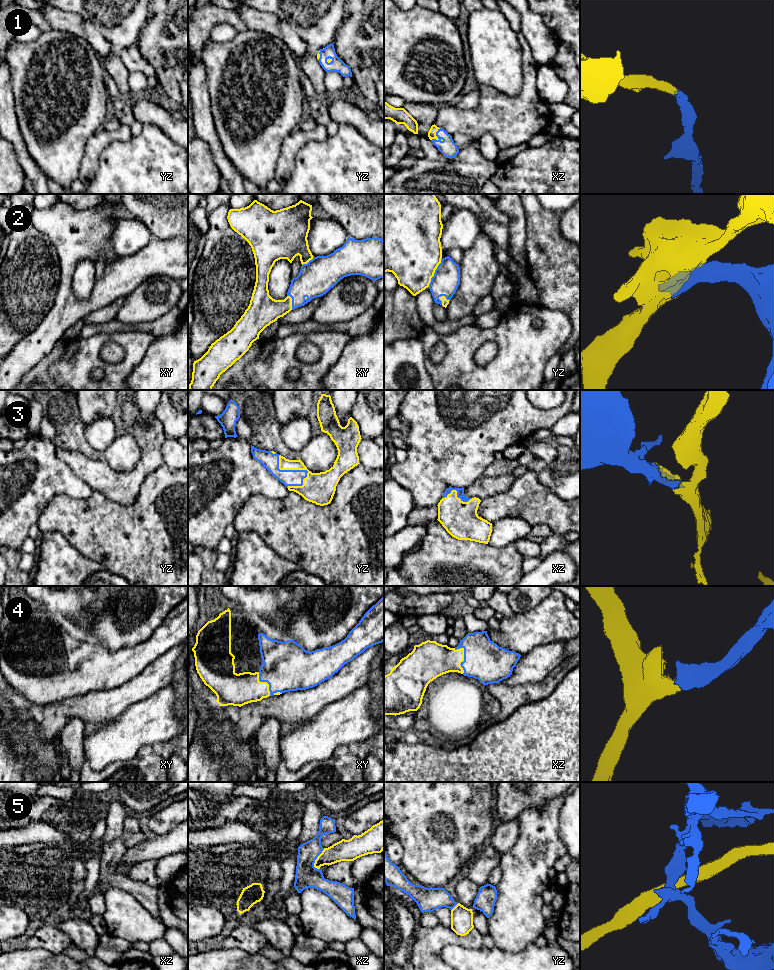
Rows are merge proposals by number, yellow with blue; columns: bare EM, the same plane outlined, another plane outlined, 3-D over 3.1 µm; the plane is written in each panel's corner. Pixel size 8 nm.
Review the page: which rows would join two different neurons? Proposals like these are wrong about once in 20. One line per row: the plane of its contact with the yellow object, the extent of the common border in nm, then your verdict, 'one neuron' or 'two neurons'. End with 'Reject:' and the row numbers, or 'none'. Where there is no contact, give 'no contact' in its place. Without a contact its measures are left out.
1: xz | 130 nm | one neuron
2: yz | 260 nm | one neuron
3: yz | 320 nm | one neuron
4: xz | 220 nm | one neuron
5: xz | 190 nm | two neurons
Reject: 5

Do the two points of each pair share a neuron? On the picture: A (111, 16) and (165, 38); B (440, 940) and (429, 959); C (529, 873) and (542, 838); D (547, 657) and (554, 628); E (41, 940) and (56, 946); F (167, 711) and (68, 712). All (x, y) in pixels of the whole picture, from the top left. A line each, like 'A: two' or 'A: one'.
A: two
B: one
C: one
D: two
E: one
F: two

